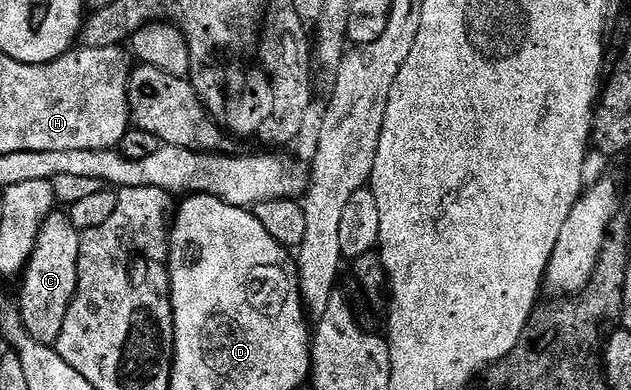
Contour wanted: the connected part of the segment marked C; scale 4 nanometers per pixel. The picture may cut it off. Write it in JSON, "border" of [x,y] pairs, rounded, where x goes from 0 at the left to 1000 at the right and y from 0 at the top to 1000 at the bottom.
{"border":[[[84,544],[60,595],[60,621],[38,690],[32,723],[32,777],[29,792],[41,851],[54,872],[87,890],[92,851],[98,851],[98,821],[114,777],[124,728],[124,646],[128,592],[117,585],[113,546]]]}

